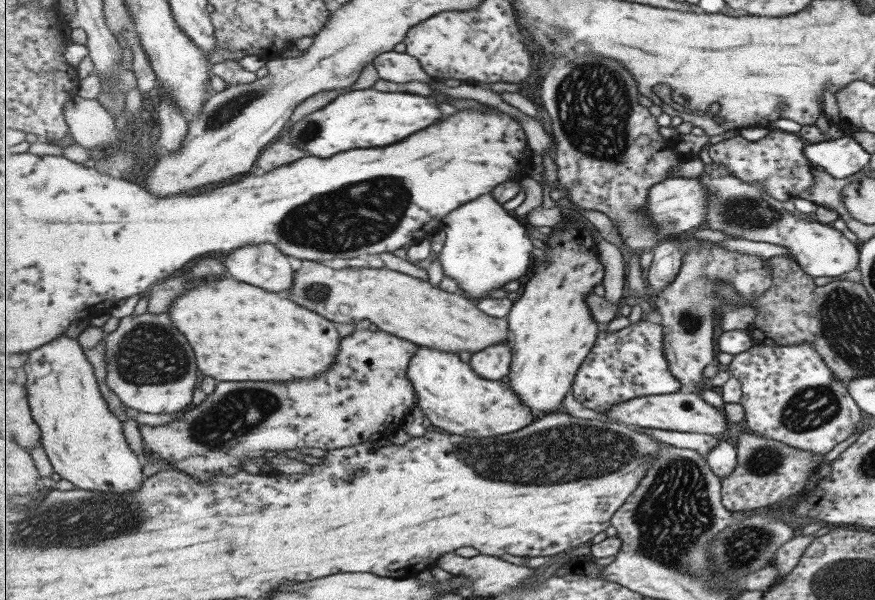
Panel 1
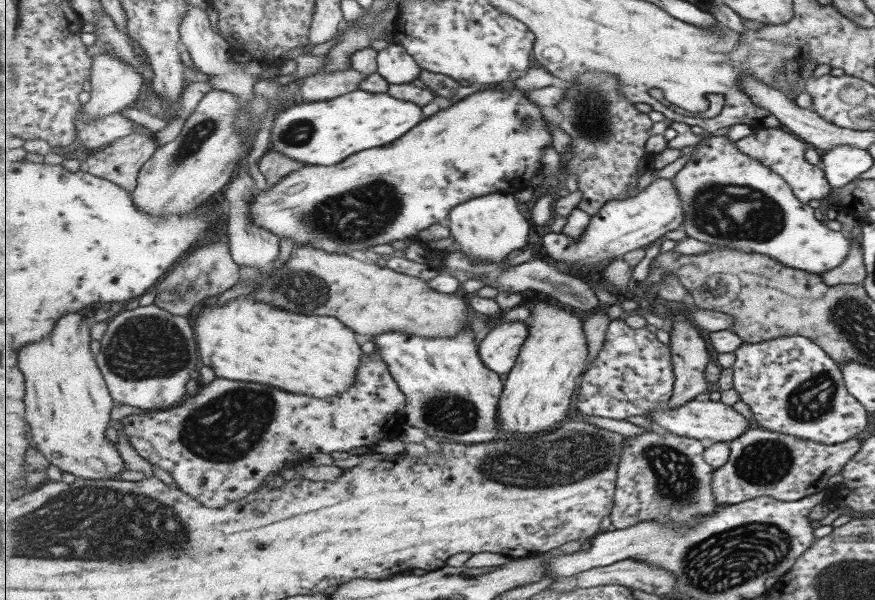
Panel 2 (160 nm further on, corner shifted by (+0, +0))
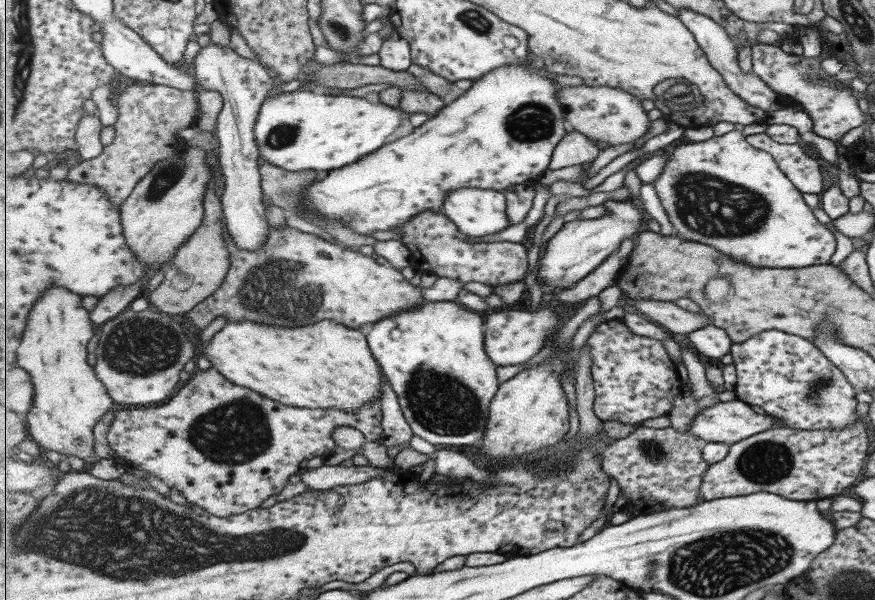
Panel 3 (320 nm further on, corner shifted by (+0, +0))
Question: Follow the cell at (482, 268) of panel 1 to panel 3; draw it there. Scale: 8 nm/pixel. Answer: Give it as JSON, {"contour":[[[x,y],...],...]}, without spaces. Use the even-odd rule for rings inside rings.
{"contour":[[[461,188],[444,200],[444,212],[462,233],[471,238],[497,234],[511,226],[504,192]]]}

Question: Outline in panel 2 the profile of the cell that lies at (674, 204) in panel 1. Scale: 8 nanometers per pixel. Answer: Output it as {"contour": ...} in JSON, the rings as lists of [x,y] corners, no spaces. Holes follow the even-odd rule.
{"contour":[[[661,178],[646,183],[645,188],[631,198],[607,202],[599,209],[599,214],[590,218],[590,223],[578,239],[573,239],[567,234],[550,232],[543,236],[542,244],[546,253],[555,261],[589,268],[597,266],[599,262],[623,256],[631,250],[649,247],[663,239],[663,234],[683,229],[686,220],[674,180]]]}

